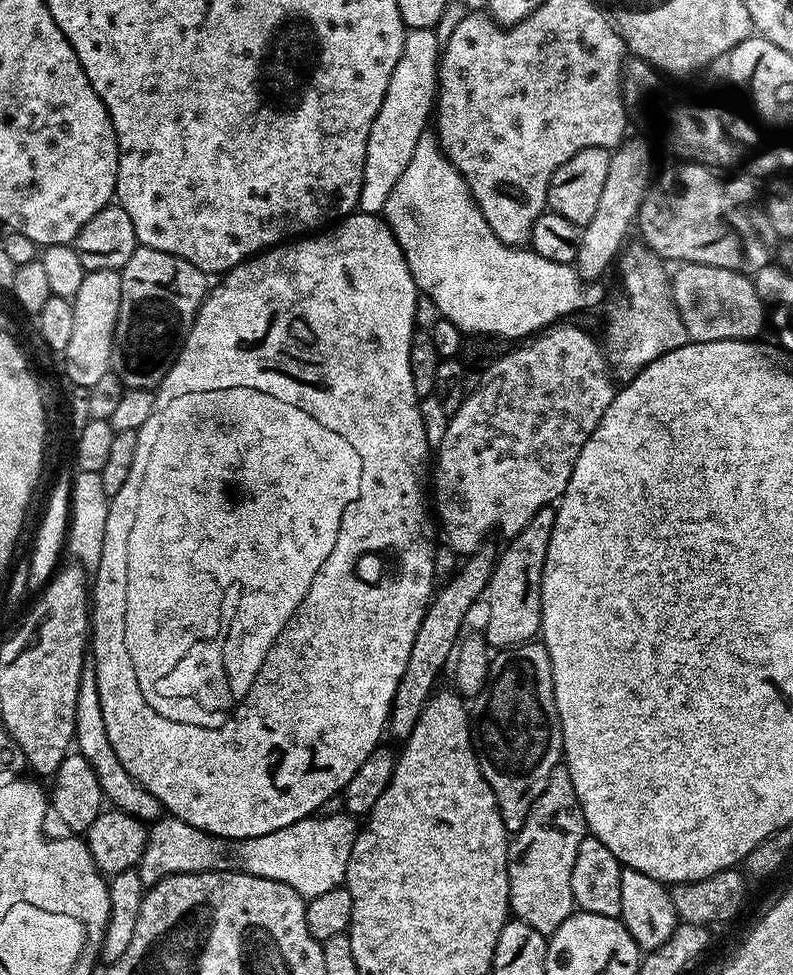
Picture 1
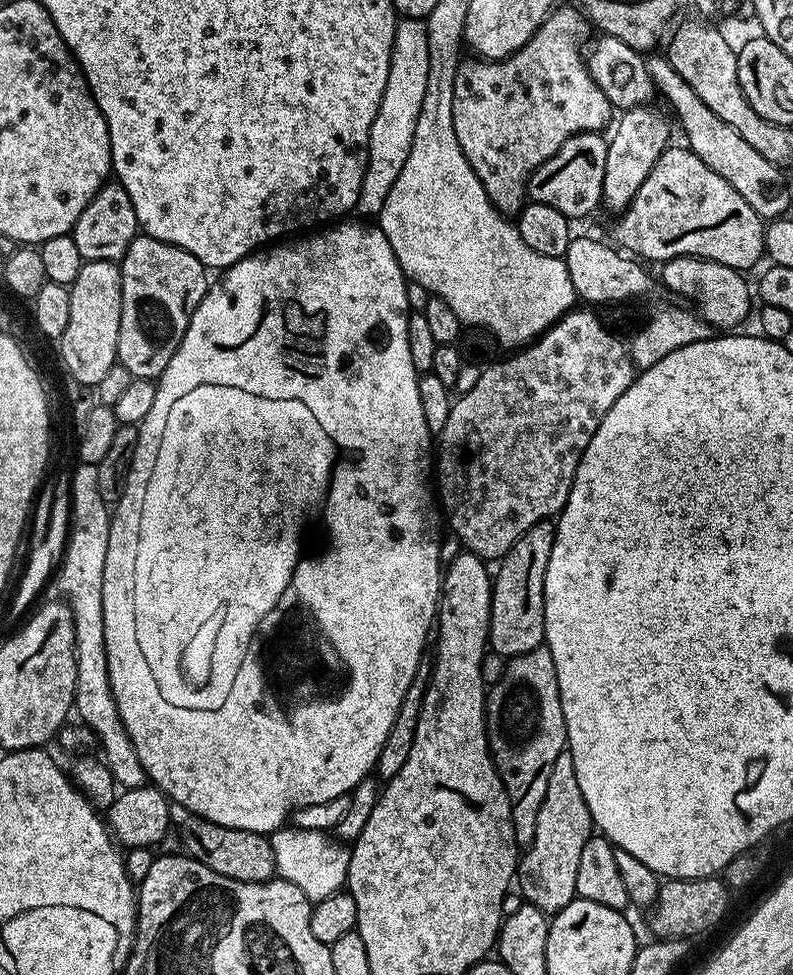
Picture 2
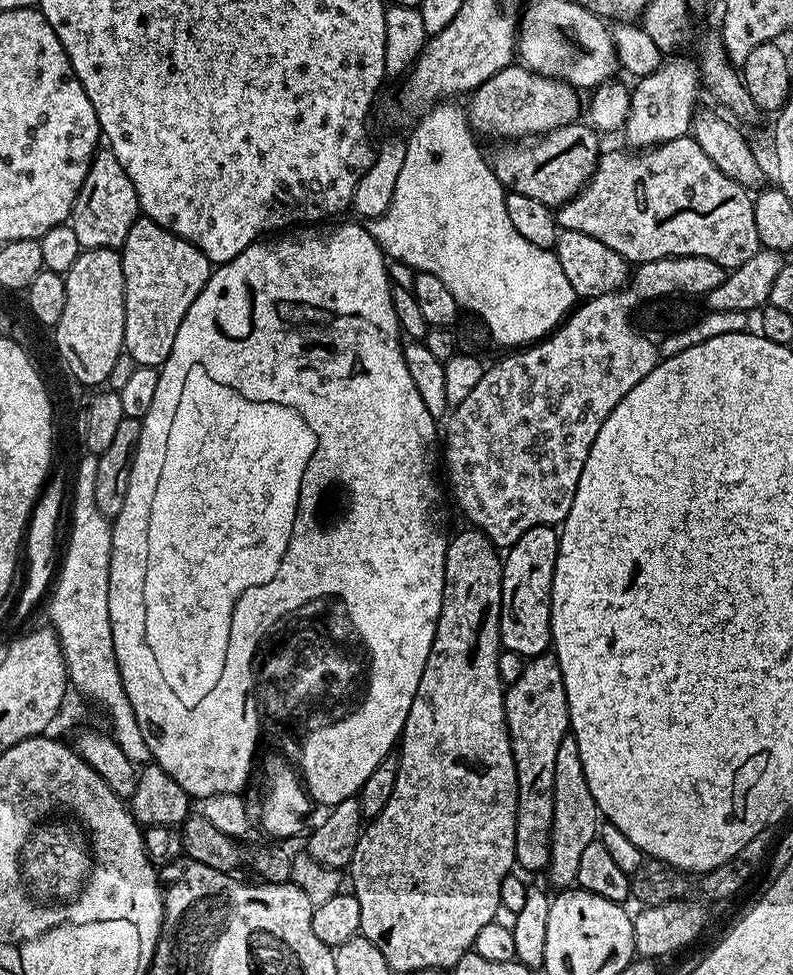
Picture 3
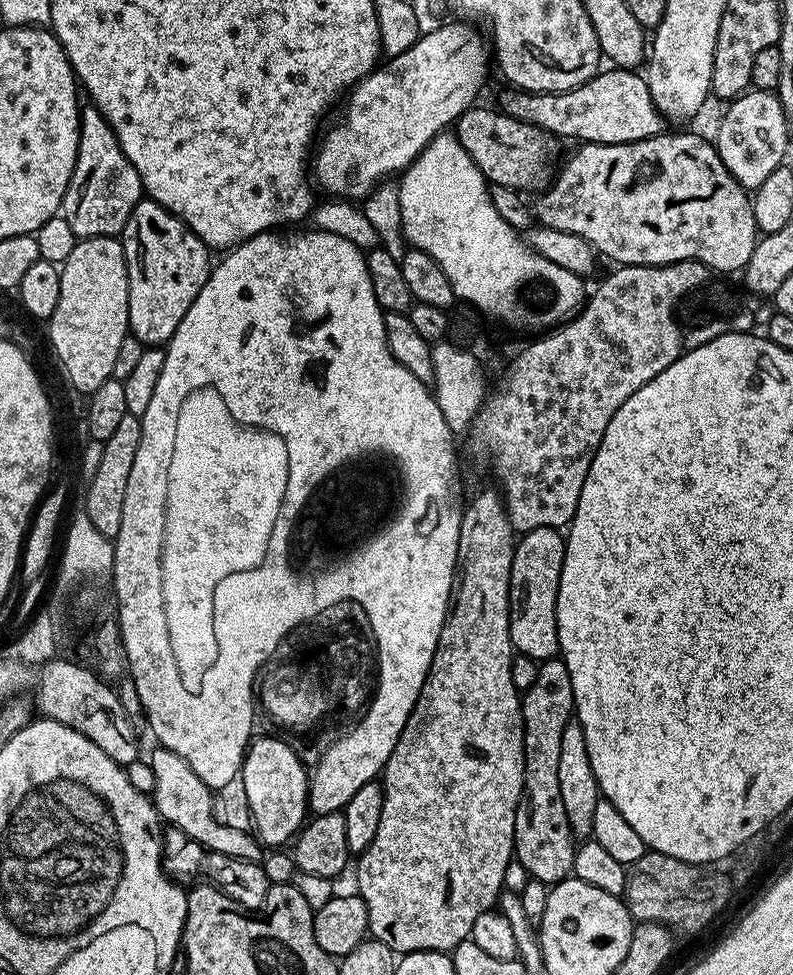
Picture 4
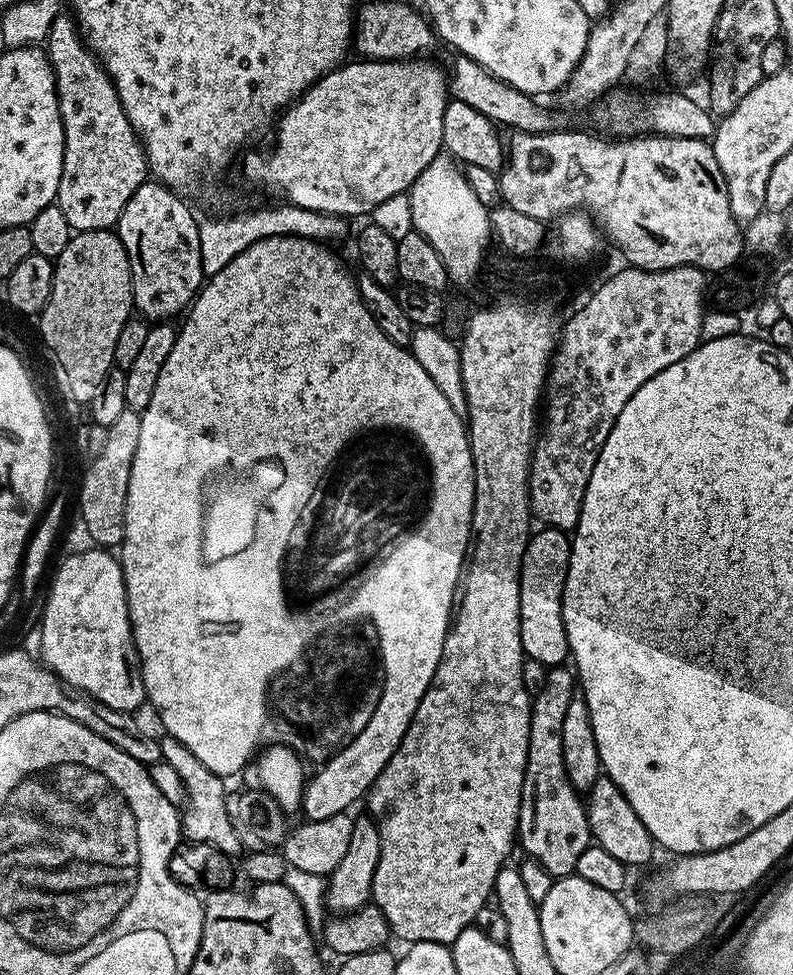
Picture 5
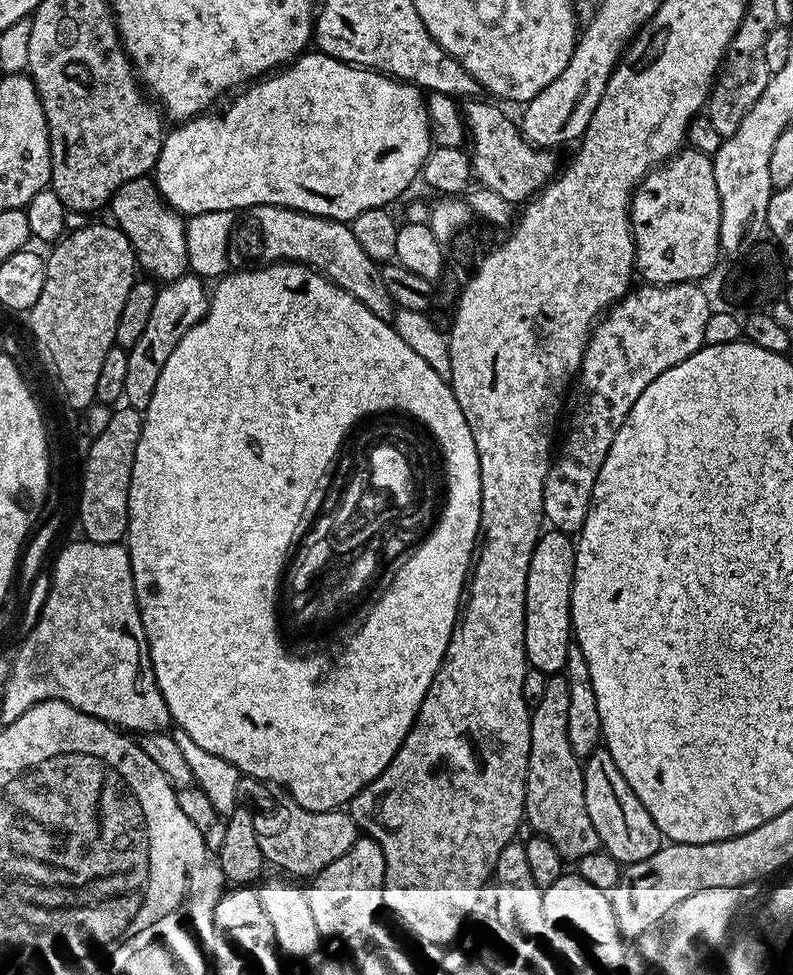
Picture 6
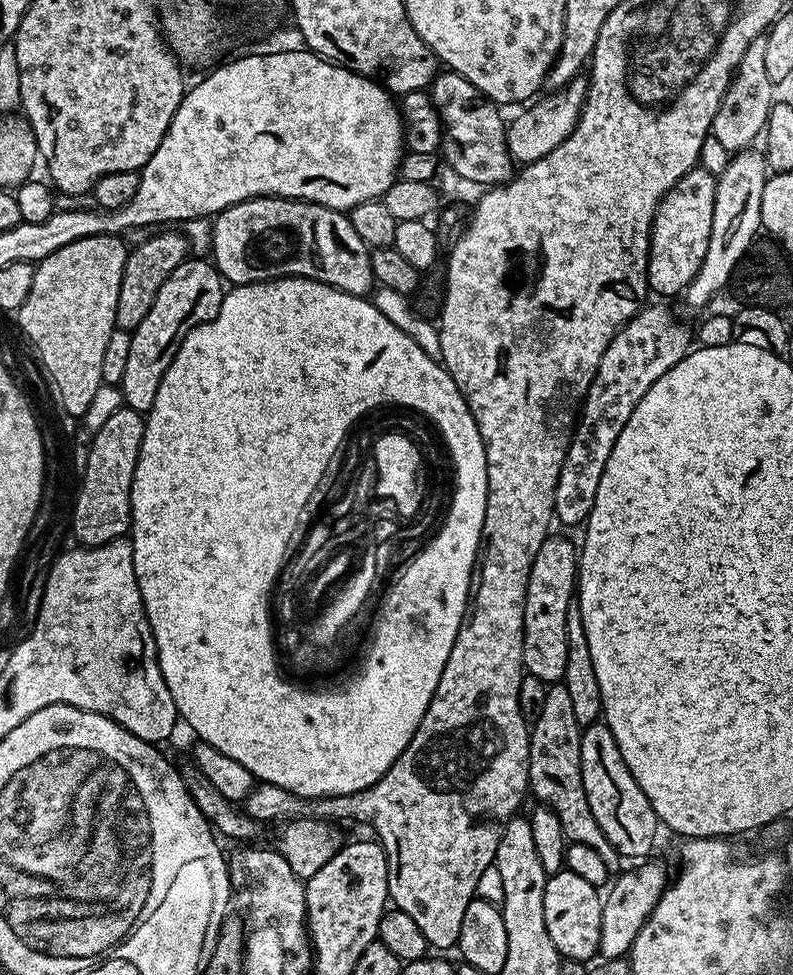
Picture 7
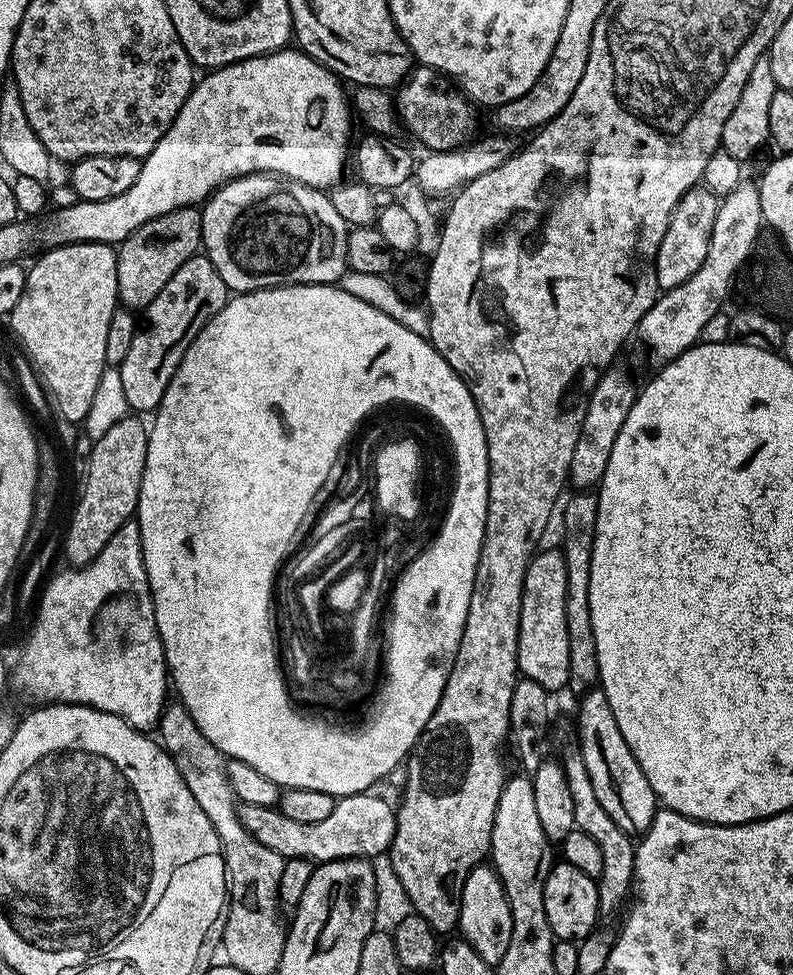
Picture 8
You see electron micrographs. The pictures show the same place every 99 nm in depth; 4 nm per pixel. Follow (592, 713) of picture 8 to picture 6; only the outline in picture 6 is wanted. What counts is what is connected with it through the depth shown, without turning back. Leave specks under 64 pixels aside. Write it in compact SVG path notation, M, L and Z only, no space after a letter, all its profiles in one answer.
M603 746L594 749L583 761L582 767L586 814L590 814L594 830L598 830L601 849L611 854L622 866L641 862L658 851L662 845L658 826L654 826L654 818L646 814L646 806L638 802L638 794L630 790L630 782L622 778L622 770L618 770L614 758L610 758L608 749Z

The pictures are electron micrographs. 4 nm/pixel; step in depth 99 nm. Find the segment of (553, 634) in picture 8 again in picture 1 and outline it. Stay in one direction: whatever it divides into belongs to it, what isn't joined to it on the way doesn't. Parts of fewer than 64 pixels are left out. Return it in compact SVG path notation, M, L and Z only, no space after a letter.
M549 506L538 510L534 518L522 529L517 536L511 537L508 544L499 553L498 559L493 567L492 576L488 579L488 625L482 629L482 635L493 649L515 648L518 644L527 644L537 639L541 631L540 626L540 587L544 577L544 563L546 562L546 550L550 546L550 534L554 530L556 521L556 508Z

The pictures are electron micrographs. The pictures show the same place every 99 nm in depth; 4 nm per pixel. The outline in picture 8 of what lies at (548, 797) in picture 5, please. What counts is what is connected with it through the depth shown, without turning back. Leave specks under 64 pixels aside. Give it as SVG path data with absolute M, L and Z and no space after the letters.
M572 742L568 753L562 757L566 782L570 782L570 798L574 798L574 822L579 831L590 834L598 846L602 846L604 855L604 874L602 877L602 908L605 913L612 912L616 904L629 899L634 878L634 858L636 857L636 844L633 837L624 832L614 823L614 818L606 814L602 802L598 802L598 794L594 794L594 786L590 786L590 774L586 774L586 762L580 753L579 743Z

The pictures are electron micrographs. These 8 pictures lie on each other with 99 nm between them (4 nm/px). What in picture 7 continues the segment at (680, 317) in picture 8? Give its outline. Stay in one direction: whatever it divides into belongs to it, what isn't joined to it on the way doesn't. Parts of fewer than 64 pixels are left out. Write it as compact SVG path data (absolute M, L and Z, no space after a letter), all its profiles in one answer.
M745 150L735 153L729 159L726 170L717 179L714 222L710 226L710 246L706 250L706 258L702 258L698 274L682 293L682 300L690 307L706 307L723 288L729 287L732 271L736 269L736 264L744 257L746 250L752 247L761 231L762 190L769 175L770 169L764 161L763 151Z

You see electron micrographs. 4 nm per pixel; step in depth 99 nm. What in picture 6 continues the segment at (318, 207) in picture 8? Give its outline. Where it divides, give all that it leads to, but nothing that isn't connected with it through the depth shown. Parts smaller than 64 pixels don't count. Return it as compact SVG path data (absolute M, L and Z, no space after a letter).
M260 204L239 217L231 238L231 251L248 260L244 262L259 261L261 265L291 262L315 268L383 320L391 321L398 311L382 282L381 265L358 246L358 238L354 238L347 223L310 216L295 208L279 208L277 204Z

